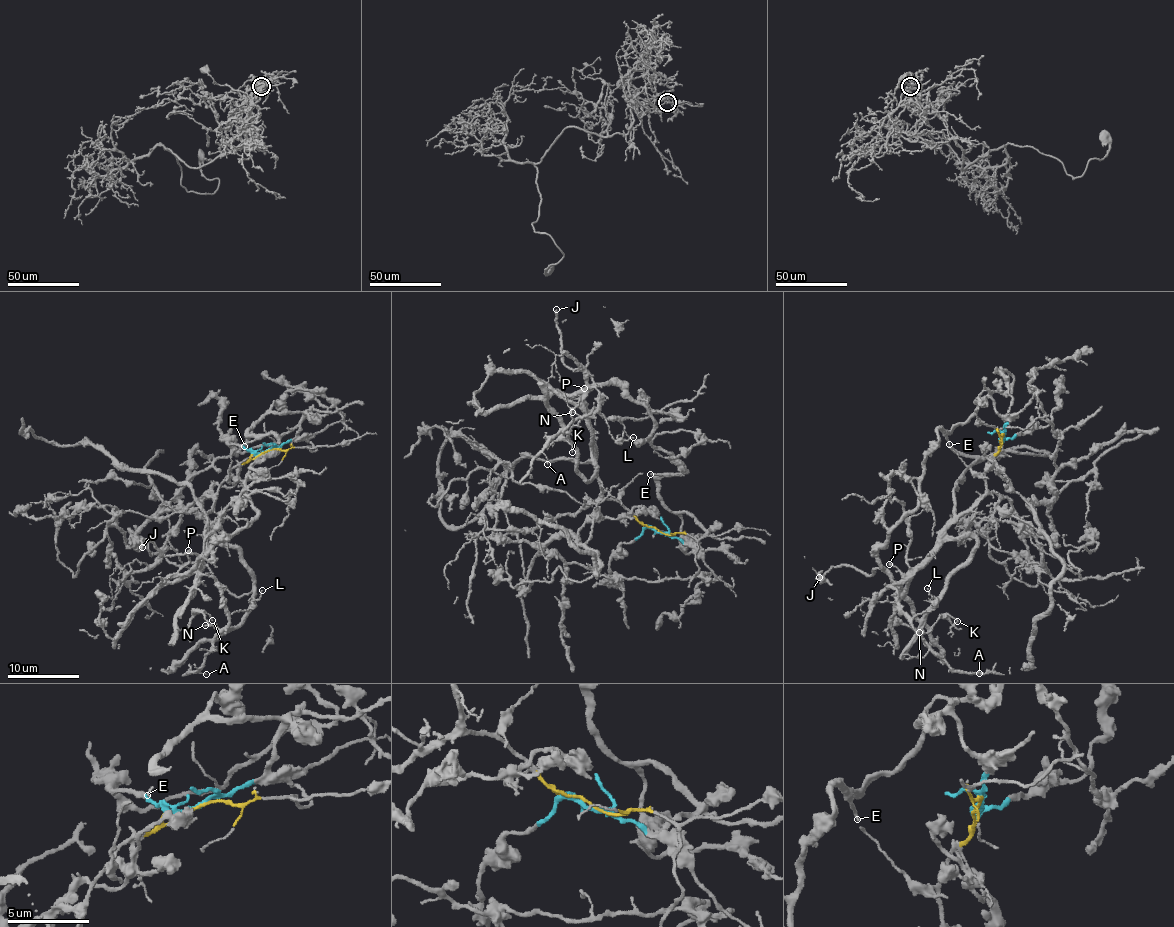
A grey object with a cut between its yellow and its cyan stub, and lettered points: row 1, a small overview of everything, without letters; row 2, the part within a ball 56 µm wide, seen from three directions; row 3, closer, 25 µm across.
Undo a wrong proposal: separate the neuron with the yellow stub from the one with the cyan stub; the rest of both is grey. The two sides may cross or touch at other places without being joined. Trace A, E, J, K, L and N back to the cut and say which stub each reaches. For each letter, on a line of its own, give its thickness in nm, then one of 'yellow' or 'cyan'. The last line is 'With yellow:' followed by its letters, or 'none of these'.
A: calibre 80 nm; yellow
E: calibre 150 nm; cyan
J: calibre 240 nm; cyan
K: calibre 110 nm; yellow
L: calibre 120 nm; yellow
N: calibre 130 nm; yellow
With yellow: A, K, L, N

